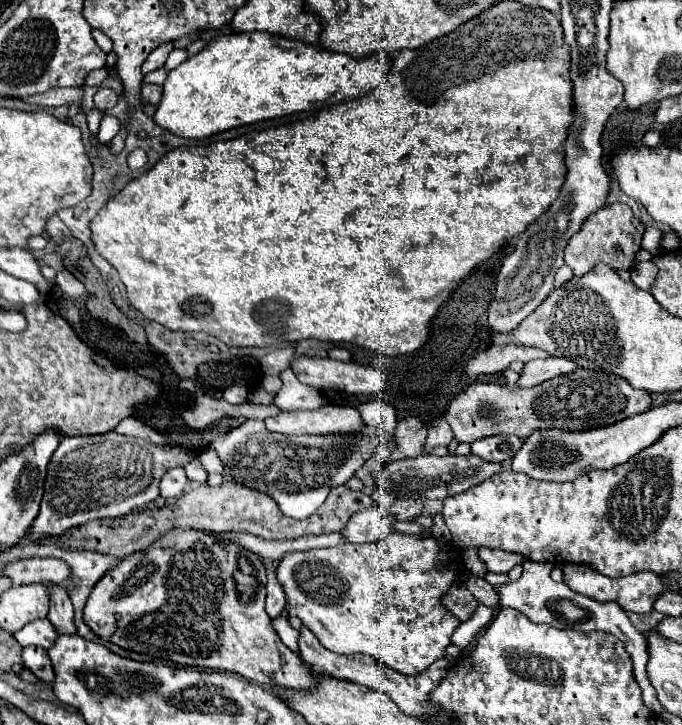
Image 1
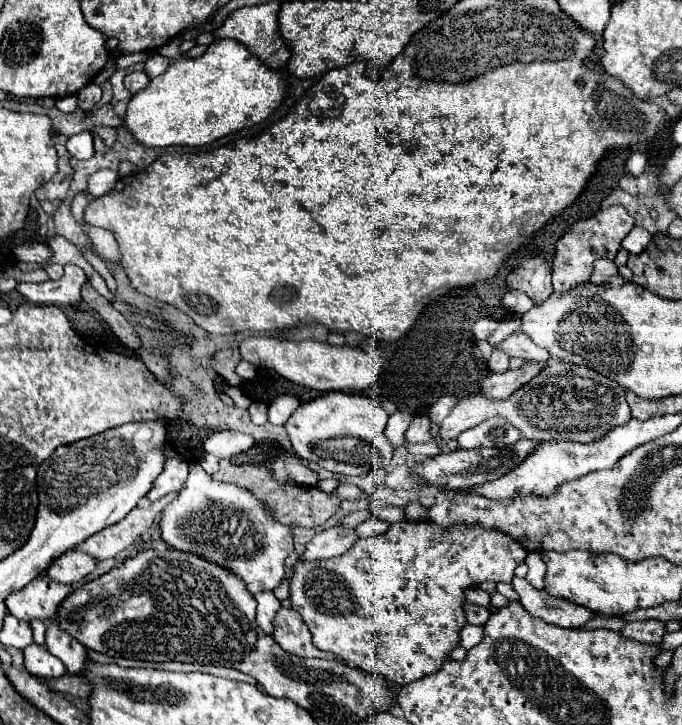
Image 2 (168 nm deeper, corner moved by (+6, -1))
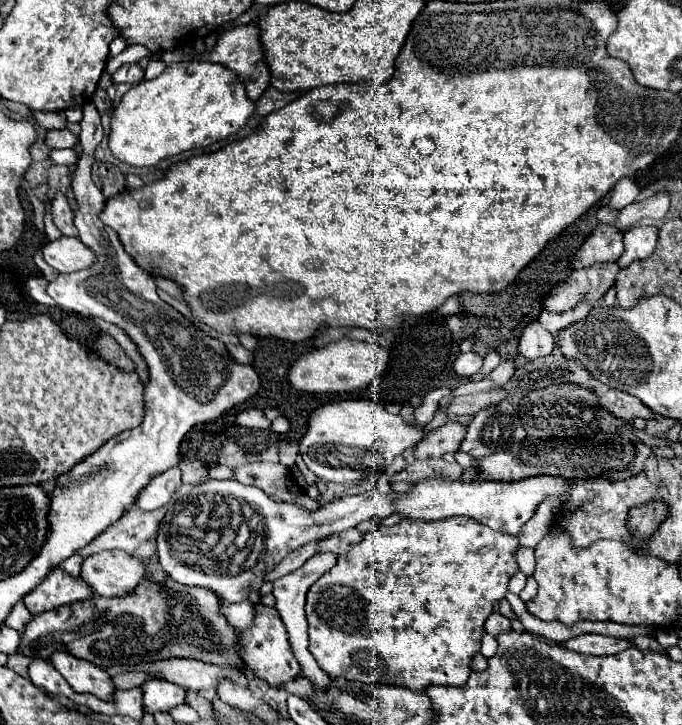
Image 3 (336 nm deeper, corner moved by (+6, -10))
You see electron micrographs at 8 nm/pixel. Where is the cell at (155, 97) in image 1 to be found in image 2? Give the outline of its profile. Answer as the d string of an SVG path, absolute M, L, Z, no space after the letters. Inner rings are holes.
M130 72L126 78L124 78L124 86L126 90L130 90L132 94L136 94L138 90L144 90L144 86L148 86L150 78L144 74L144 72Z

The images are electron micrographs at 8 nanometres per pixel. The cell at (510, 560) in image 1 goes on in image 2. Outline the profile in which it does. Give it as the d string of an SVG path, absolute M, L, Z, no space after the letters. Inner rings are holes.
M404 520L404 522L390 524L386 534L380 534L380 536L374 536L374 538L360 538L342 556L336 556L336 558L330 558L330 560L320 560L320 562L300 562L300 560L296 560L296 564L292 568L292 576L288 578L290 604L302 616L302 620L306 622L308 630L312 632L314 646L318 650L332 652L332 654L340 656L342 660L346 660L350 666L362 668L362 670L372 672L372 674L380 674L380 676L388 678L388 682L404 686L404 684L416 682L416 680L420 680L420 678L424 678L432 672L438 672L442 668L442 662L446 660L446 654L458 644L458 630L466 624L464 610L462 610L462 604L466 602L464 590L470 588L470 586L476 586L480 582L486 582L486 580L490 580L490 582L510 582L512 576L514 576L514 568L524 562L526 554L528 552L518 542L514 542L512 538L506 538L504 534L500 534L496 530L482 530L482 526L470 526L470 528L468 526L454 526L454 528L446 530L446 528L440 528L438 524L432 524L432 522Z

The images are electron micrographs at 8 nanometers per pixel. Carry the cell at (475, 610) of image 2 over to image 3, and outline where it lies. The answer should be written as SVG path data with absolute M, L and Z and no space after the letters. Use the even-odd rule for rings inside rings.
M492 613L492 617L490 617L488 623L486 623L486 631L496 637L496 635L500 635L500 633L504 633L504 631L512 631L512 623L510 623L510 619L506 619L504 615Z

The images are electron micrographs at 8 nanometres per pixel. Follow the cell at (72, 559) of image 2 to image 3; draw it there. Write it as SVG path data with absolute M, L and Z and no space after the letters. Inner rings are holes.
M102 551L82 563L82 579L92 585L96 595L124 597L146 579L144 561L124 551Z

